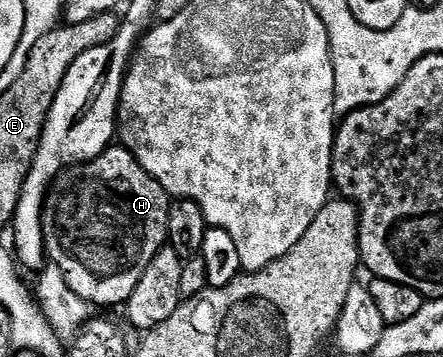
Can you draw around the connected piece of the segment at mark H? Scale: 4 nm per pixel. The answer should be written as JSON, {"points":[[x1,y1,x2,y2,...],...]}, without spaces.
{"points":[[112,144,100,156,90,162,81,162,61,174,46,196,42,209,42,231,49,261,64,276,68,288,76,292,91,307,121,307,136,292,144,268,152,264,152,256,167,245,168,212,171,195,132,156,132,152,121,144]]}

